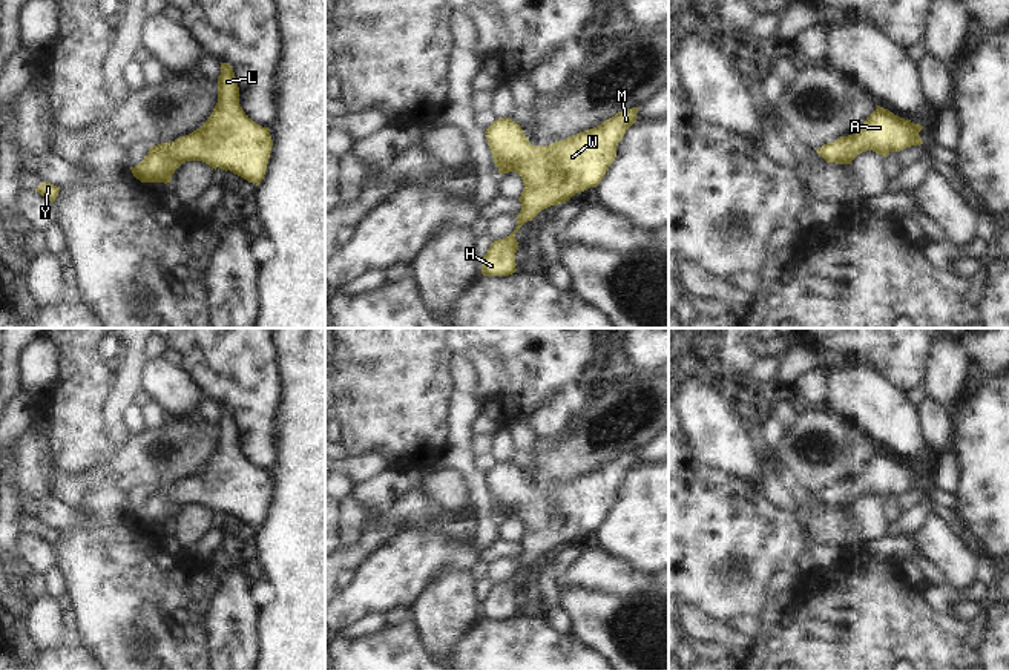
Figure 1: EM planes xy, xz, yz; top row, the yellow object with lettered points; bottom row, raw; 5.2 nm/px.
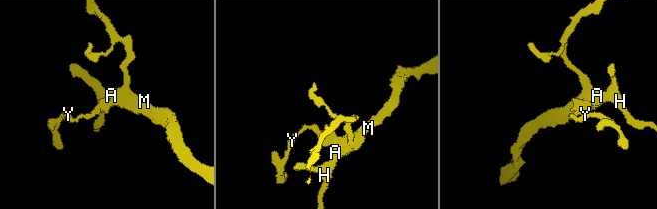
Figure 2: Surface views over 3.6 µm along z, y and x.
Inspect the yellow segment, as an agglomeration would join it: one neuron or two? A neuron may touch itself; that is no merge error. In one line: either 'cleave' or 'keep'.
keep

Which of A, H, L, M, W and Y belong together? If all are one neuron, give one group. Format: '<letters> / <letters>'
A H L M W Y

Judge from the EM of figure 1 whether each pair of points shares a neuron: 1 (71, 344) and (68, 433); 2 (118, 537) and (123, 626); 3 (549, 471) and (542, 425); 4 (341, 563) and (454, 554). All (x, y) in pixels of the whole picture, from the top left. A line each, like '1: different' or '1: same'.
1: same
2: same
3: different
4: different

